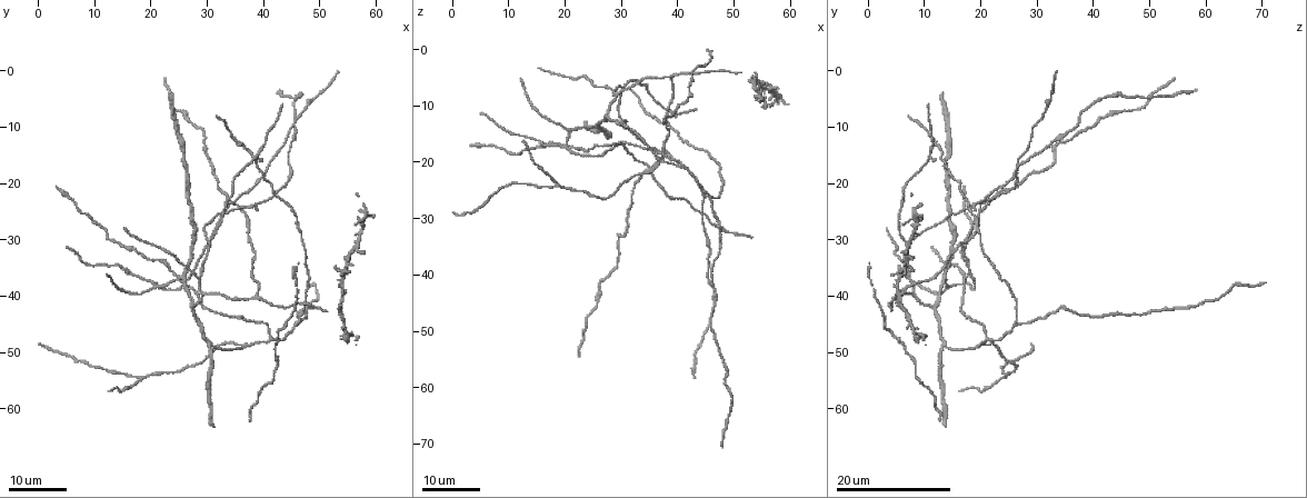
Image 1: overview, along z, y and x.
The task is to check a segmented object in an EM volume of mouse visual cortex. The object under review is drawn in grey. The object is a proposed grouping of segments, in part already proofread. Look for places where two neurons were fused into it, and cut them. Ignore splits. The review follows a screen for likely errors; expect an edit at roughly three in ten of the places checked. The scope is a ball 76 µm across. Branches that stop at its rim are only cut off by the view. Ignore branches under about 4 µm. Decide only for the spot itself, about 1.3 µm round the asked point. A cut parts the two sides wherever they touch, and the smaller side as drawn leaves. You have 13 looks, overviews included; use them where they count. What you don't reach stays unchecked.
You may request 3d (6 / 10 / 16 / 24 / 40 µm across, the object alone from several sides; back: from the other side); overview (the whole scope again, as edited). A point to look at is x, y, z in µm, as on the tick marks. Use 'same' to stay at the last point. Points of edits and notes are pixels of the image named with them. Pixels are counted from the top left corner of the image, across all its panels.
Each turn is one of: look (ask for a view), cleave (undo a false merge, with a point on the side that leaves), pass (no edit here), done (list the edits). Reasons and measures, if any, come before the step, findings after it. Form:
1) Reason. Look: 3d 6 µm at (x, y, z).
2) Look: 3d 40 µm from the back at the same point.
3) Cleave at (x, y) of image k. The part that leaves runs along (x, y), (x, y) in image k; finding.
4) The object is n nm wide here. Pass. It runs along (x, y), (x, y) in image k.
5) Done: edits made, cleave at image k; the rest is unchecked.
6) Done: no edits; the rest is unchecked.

Four or more arms meet. Look: 3d 24 µm at (35.0, 22.5, 21.5).

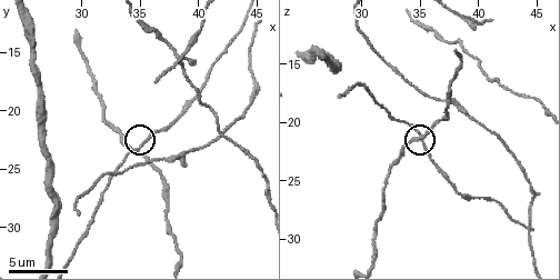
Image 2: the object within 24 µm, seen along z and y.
Look: 3d 10 µm at the same point.

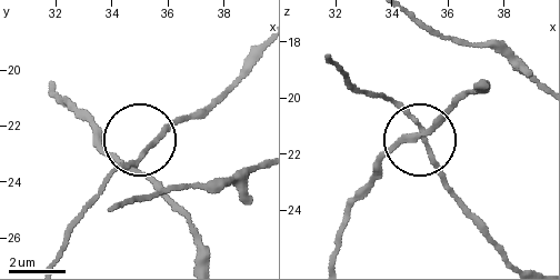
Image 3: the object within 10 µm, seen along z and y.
4 arms meet here. Pass. It runs along (57, 254), (109, 176), (171, 121) in image 3; all the same neuron.

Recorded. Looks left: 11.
Branch point. Look: 3d 24 µm at (20.5, 37.5, 17.0).

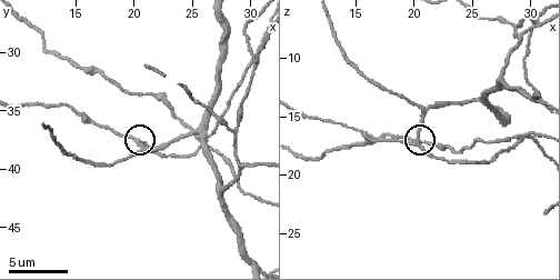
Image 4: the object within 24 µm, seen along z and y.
Look: 3d 10 µm at (20.2, 37.4, 17.4).

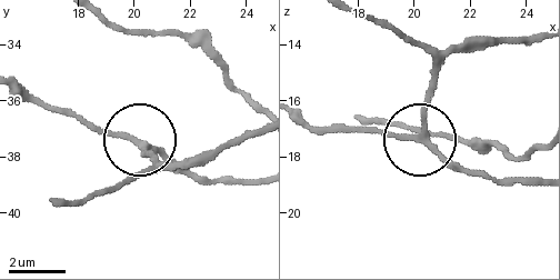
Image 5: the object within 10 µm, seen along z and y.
3 arms meet here. Pass. One neuron here.

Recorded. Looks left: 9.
Three-way junction. Look: 3d 6 µm at (27.8, 41.8, 11.2).

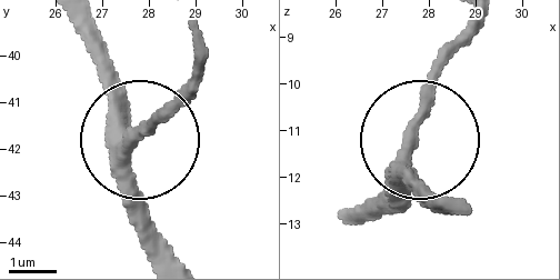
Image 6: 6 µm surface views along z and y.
The object is 300 nm wide here. Pass. It runs along (79, 29), (134, 140), (127, 196), (147, 228) in image 6; continuous, no second neuron.

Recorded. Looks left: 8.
A fork. Look: 3d 24 µm at (31.0, 49.0, 14.0).

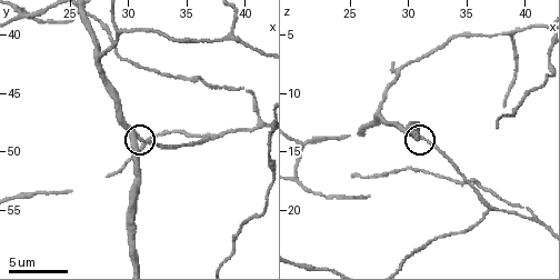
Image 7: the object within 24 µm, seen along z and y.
Closer look. Look: 3d 6 µm at the same point.

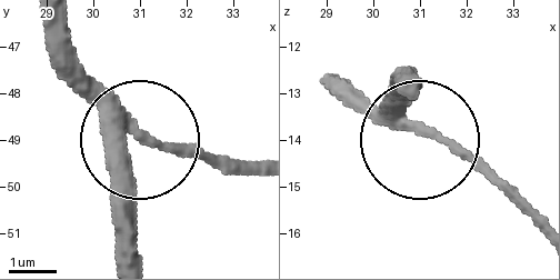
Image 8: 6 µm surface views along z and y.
The object is 340 nm wide here. Pass. Continuous, no second neuron.

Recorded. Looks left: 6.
Three arms meet. Look: 3d 10 µm at (41.2, 47.2, 21.2).

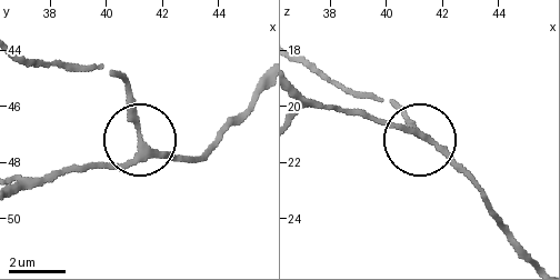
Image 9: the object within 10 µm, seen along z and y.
The side arm is 55 µm long. Pass. It runs along (21, 189), (114, 166), (137, 151), (137, 116), (124, 74) in image 9; continuous, no second neuron.

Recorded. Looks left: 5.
Side arm on a straight run. Look: 3d 16 µm at (19.0, 54.5, 24.0).

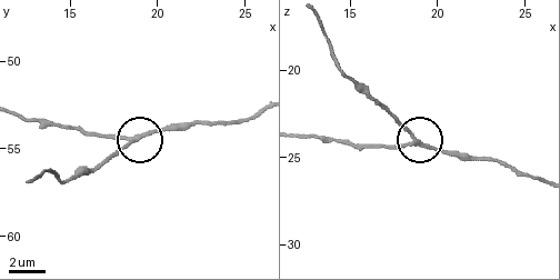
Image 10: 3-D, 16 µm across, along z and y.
Look: 3d 10 µm at (18.6, 54.6, 24.0).

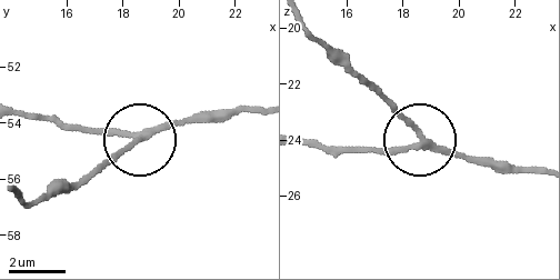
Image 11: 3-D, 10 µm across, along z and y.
Pass. It runs along (540, 170), (497, 170), (432, 151), (363, 79) in image 11; one neuron here.

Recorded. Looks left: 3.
Done: no edits; the rest is unchecked.

